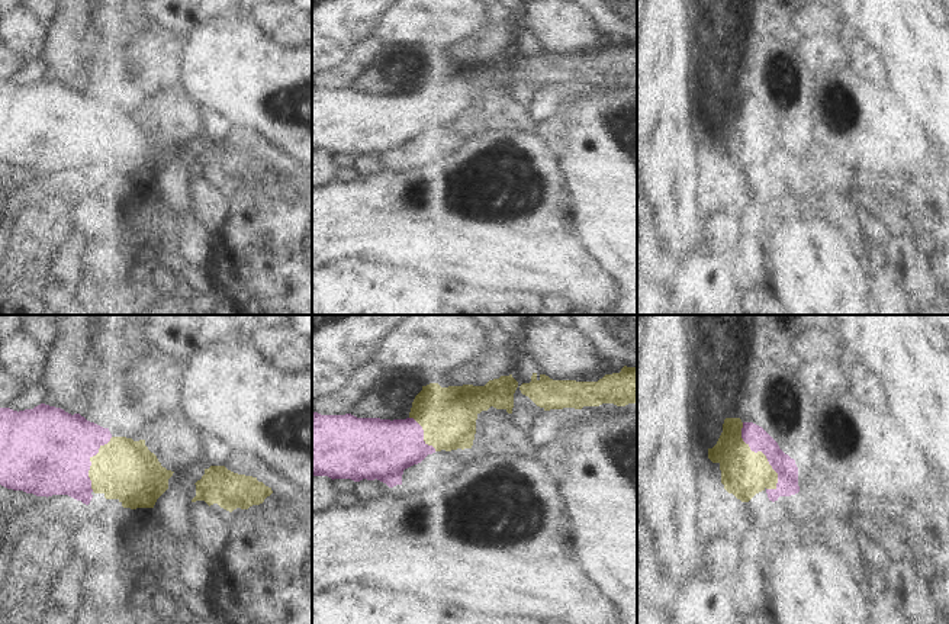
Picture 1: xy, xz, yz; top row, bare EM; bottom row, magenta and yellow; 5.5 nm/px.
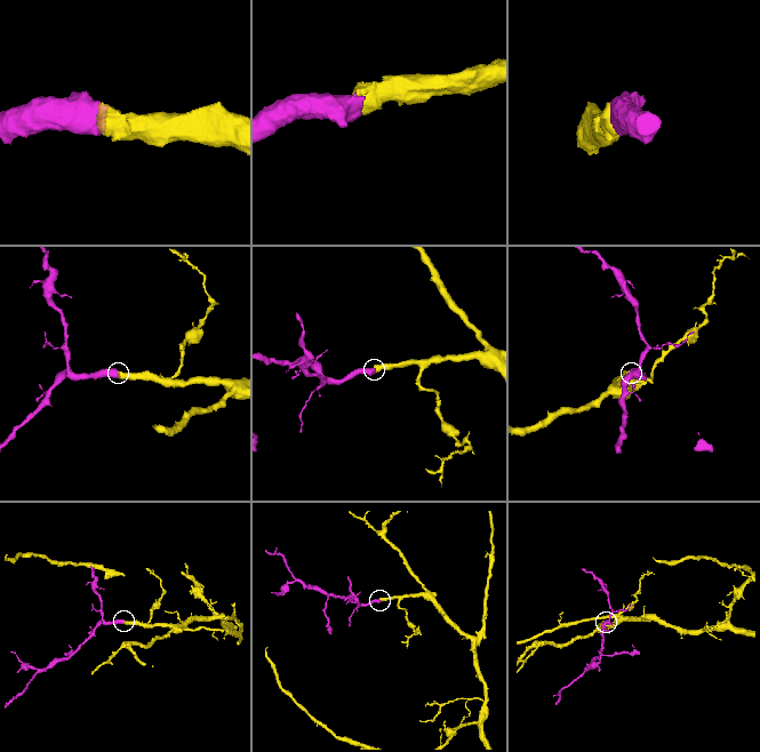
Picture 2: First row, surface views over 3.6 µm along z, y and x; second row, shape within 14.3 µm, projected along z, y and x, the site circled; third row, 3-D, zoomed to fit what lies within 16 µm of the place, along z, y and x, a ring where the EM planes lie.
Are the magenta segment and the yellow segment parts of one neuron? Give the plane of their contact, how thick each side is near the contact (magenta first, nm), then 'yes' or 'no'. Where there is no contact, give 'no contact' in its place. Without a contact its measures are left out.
contact in yz; calibres 120 and 260 nm; yes

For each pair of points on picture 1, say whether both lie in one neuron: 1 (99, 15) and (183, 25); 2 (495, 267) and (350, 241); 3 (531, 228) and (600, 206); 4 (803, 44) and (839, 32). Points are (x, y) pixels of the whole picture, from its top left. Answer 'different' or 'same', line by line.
1: same
2: same
3: different
4: different

